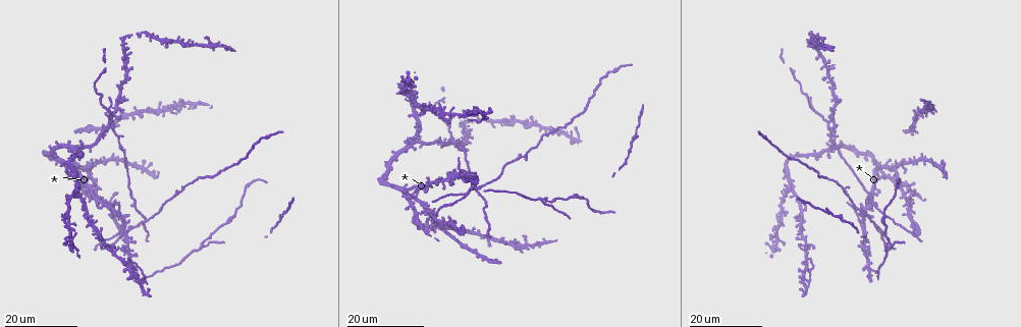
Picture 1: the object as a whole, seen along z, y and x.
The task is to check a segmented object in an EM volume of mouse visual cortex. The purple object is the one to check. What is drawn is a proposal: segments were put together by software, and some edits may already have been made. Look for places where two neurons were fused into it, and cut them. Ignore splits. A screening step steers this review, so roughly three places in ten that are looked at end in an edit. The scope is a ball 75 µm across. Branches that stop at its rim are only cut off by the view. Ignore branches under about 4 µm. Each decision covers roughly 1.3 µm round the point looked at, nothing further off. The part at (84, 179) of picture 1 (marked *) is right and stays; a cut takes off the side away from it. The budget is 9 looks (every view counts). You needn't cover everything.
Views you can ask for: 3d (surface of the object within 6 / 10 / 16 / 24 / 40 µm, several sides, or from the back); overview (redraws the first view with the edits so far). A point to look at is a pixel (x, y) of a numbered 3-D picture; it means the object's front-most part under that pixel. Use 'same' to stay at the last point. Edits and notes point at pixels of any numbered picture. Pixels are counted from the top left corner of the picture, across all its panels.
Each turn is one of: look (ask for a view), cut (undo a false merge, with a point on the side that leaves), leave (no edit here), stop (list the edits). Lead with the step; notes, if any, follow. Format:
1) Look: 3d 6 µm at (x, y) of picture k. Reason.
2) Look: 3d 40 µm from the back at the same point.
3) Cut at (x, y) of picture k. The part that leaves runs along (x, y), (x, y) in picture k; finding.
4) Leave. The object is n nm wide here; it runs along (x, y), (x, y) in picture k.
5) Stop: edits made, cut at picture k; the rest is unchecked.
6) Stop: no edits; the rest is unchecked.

Look: 3d 16 µm at (863, 228) of picture 1. Four-way junction.

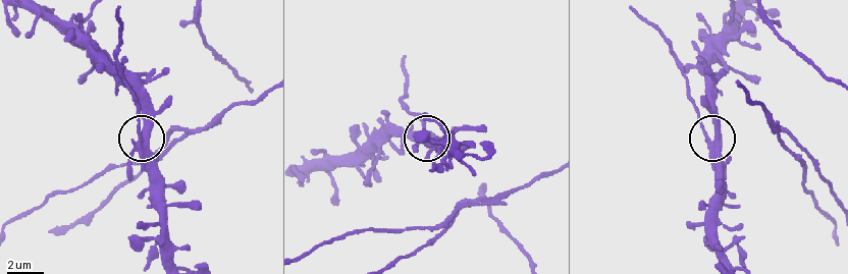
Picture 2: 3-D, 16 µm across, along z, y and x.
Look: 3d 6 µm at (713, 147) of picture 2. Zoom in.

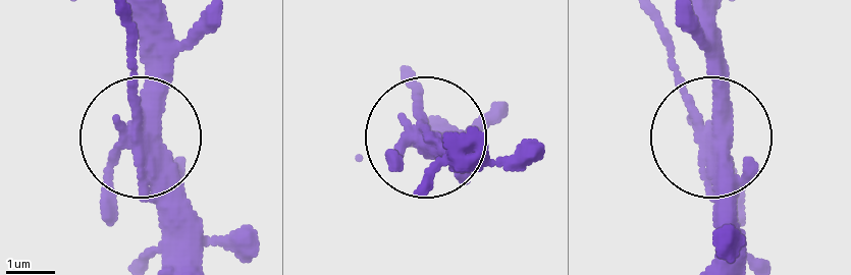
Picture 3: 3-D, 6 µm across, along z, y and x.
Cut at (128, 79) of picture 3. The side arm is 10 µm long; the part that leaves runs along (138, 145), (129, 15) in picture 3; a second neuron is stuck on.

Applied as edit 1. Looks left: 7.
Look: overview.

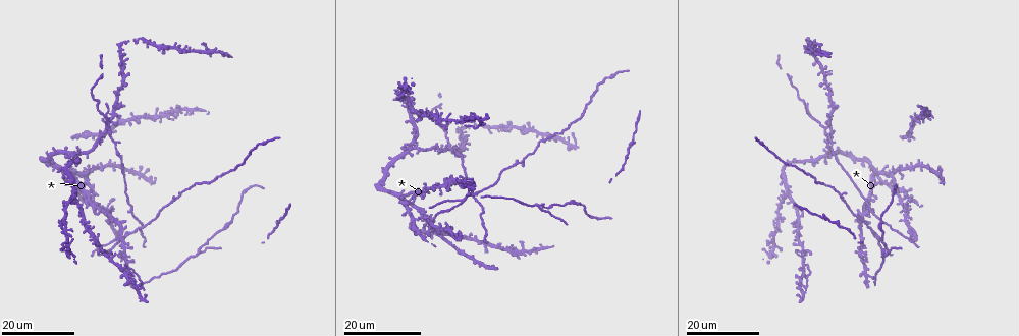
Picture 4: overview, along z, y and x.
Look: 3d 24 µm at (868, 200) of picture 4. Four or more arms meet.

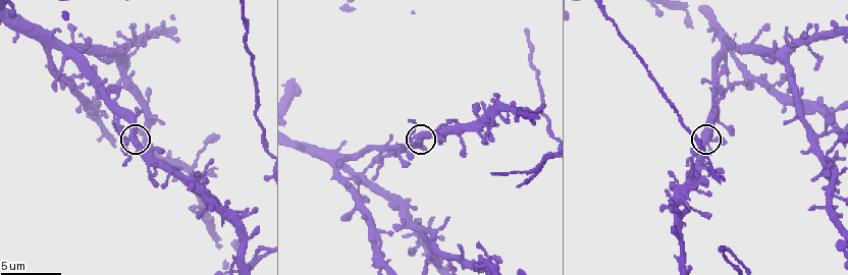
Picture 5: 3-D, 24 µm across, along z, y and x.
Look: 3d 6 µm at (131, 138) of picture 5.

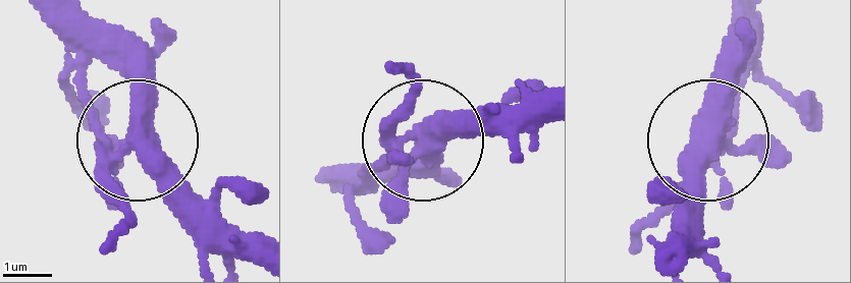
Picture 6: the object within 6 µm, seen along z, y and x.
Leave. It runs along (75, 22), (137, 96), (137, 132), (112, 180), (124, 225) in picture 6; all the same neuron.

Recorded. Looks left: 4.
Look: 3d 24 µm at (538, 204) of picture 4.

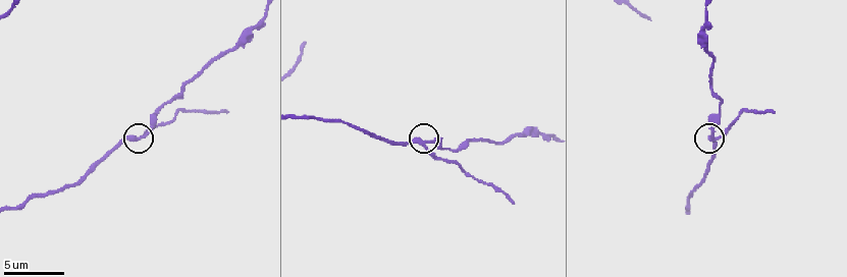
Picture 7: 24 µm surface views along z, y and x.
Look: 3d 6 µm at (425, 145) of picture 7.

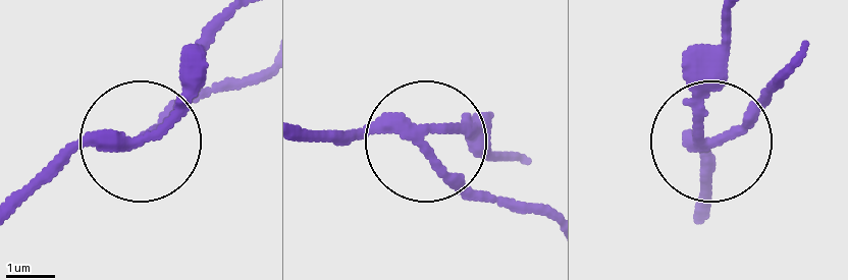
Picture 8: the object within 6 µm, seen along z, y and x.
Look: 3d 6 µm from the back at (706, 138) of picture 8.

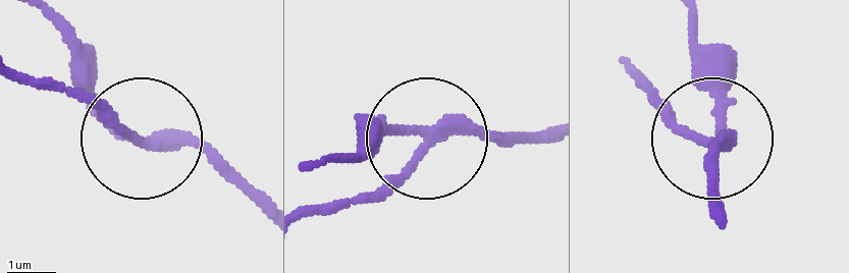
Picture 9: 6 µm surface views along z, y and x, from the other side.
Leave. 3 arms meet here; it runs along (551, 130), (441, 134), (336, 211) in picture 9; continuous, no second neuron.

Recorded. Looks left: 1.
Stop: edits made, cut at picture 3; the rest is unchecked.

